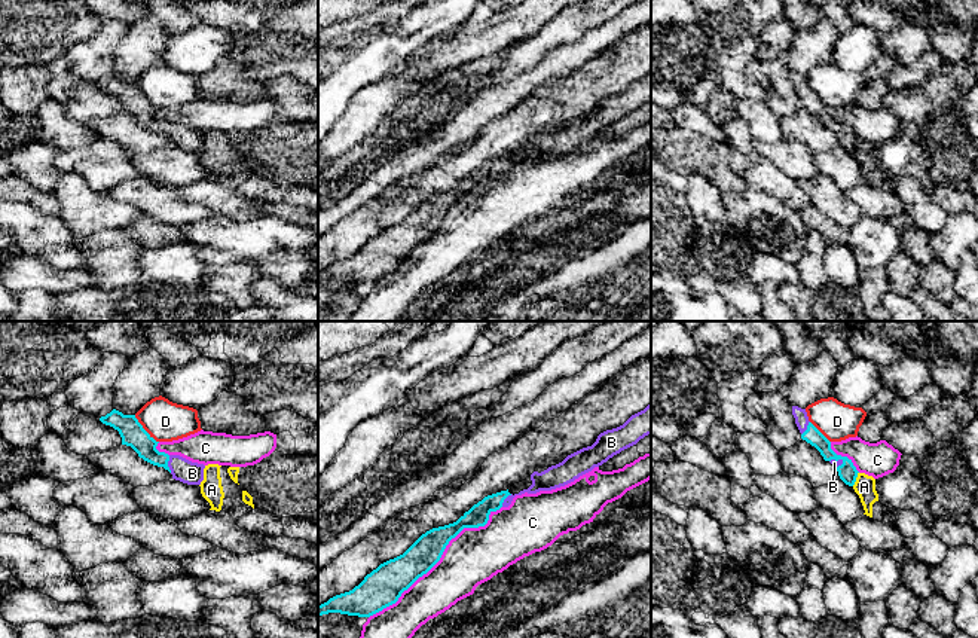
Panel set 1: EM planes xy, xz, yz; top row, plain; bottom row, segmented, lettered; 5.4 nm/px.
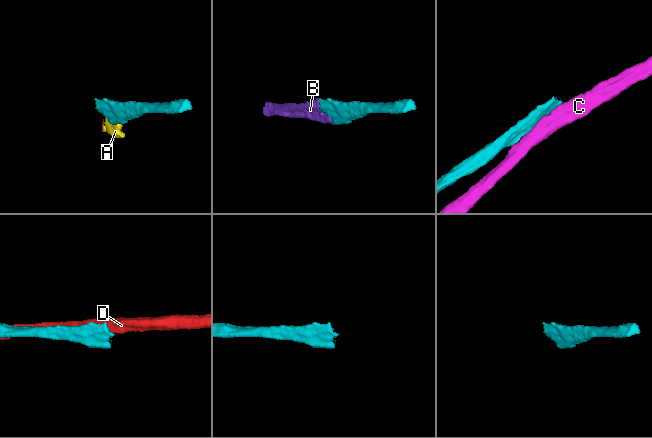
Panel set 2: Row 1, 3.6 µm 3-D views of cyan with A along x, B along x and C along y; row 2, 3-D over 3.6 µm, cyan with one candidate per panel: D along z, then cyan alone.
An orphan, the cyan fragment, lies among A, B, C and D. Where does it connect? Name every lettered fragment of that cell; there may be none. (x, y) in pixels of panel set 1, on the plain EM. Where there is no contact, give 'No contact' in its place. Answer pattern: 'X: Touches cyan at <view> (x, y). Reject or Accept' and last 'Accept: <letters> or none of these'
A: Touches cyan at yz (855, 146). Reject
B: Touches cyan at xy (167, 131). Accept
C: Touches cyan at xz (440, 223). Reject
D: Touches cyan at xy (143, 95). Reject
Accept: B

